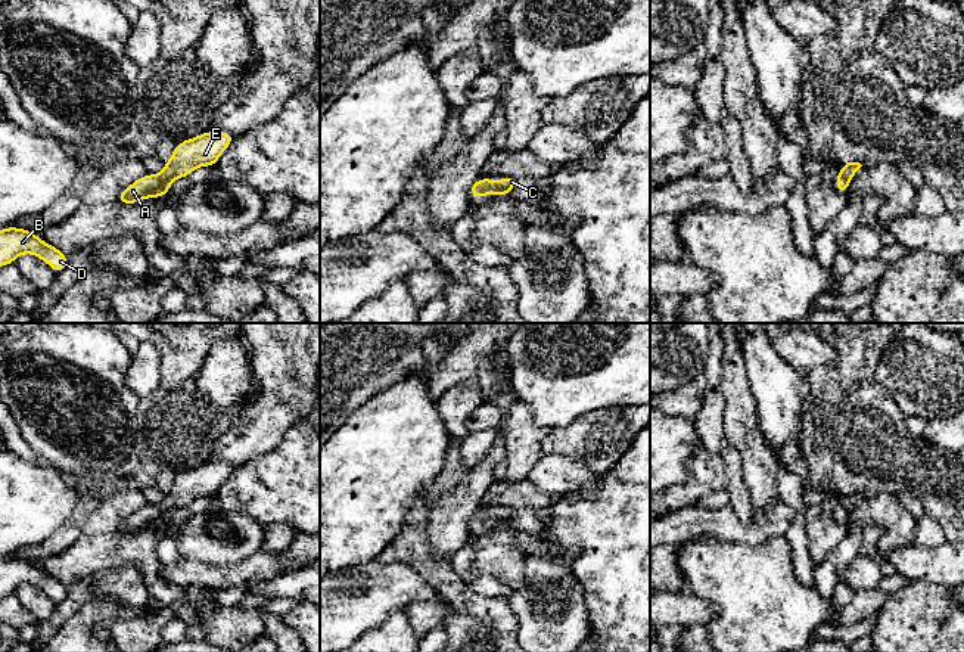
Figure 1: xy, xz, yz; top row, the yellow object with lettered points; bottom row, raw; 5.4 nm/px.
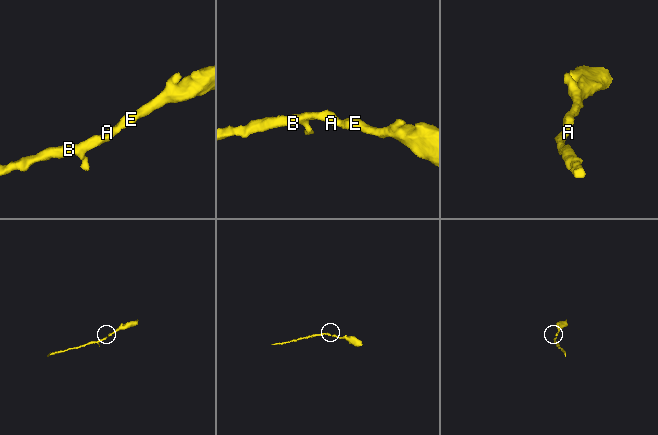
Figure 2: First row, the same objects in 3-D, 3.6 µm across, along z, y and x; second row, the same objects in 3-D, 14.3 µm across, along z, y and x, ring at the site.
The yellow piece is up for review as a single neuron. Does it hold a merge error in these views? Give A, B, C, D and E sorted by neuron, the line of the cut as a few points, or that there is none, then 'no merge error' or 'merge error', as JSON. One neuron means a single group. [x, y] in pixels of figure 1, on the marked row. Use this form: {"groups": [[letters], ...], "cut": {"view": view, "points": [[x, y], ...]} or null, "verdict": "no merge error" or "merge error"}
{"groups": [["A", "B", "C", "D", "E"]], "cut": null, "verdict": "no merge error"}

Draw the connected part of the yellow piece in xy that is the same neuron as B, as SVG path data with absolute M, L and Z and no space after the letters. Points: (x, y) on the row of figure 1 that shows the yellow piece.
M15 226L0 230L0 267L15 263L21 254L37 255L56 274L68 266L68 257L57 248L41 240L31 230L22 230Z

